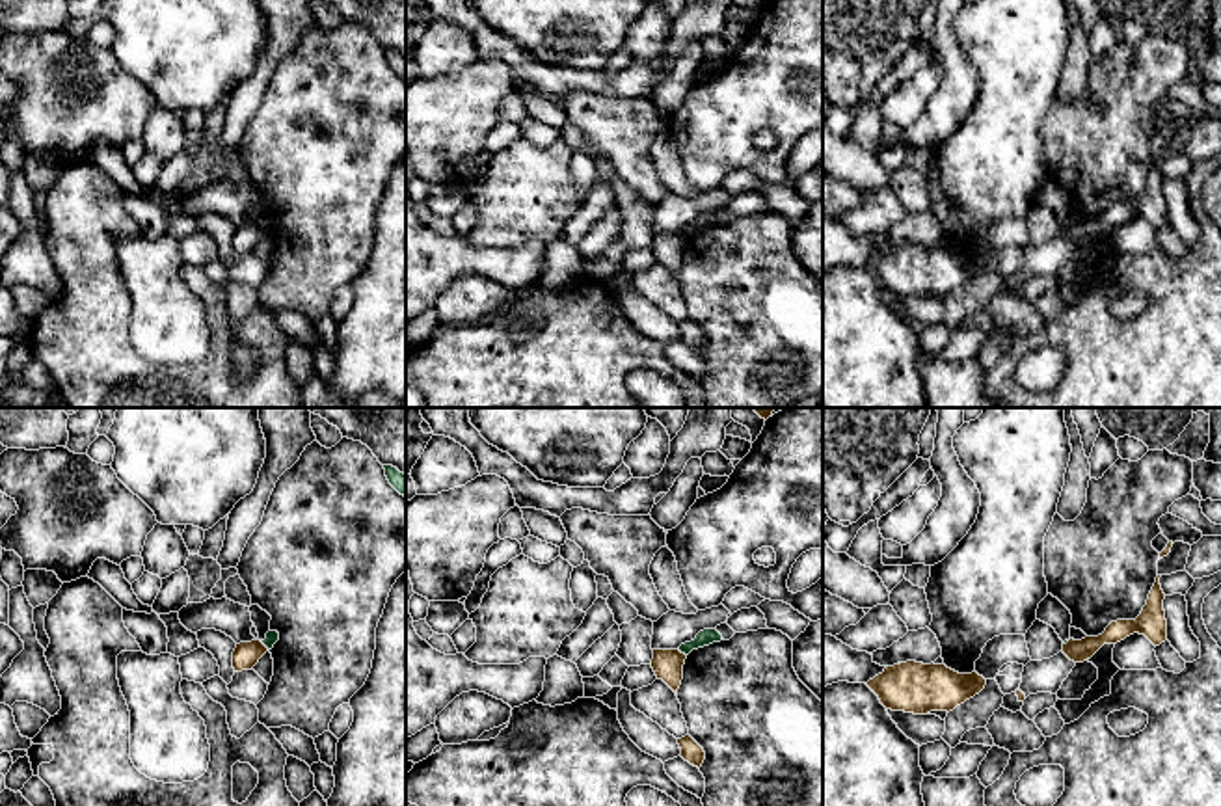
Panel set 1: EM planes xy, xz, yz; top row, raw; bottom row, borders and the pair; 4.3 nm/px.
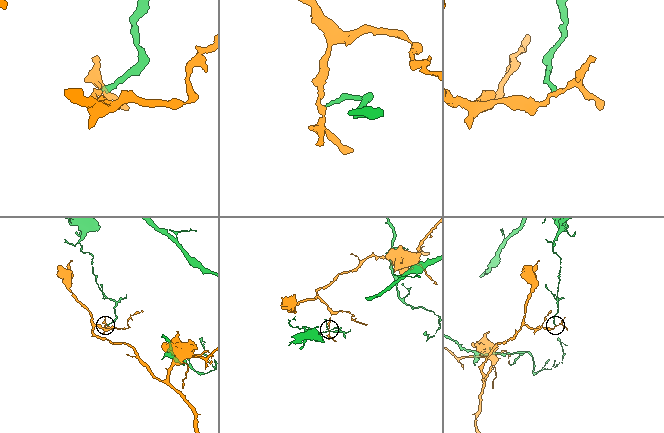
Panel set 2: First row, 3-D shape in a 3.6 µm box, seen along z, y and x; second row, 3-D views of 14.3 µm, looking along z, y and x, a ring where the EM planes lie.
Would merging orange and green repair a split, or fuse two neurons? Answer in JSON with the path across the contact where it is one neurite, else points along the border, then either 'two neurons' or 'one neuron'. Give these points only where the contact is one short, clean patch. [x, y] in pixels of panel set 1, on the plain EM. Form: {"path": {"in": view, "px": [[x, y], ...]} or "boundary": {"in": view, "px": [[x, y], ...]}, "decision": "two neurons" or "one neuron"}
{"boundary": {"in": "xz", "px": [[678, 231], [685, 239]]}, "decision": "two neurons"}

